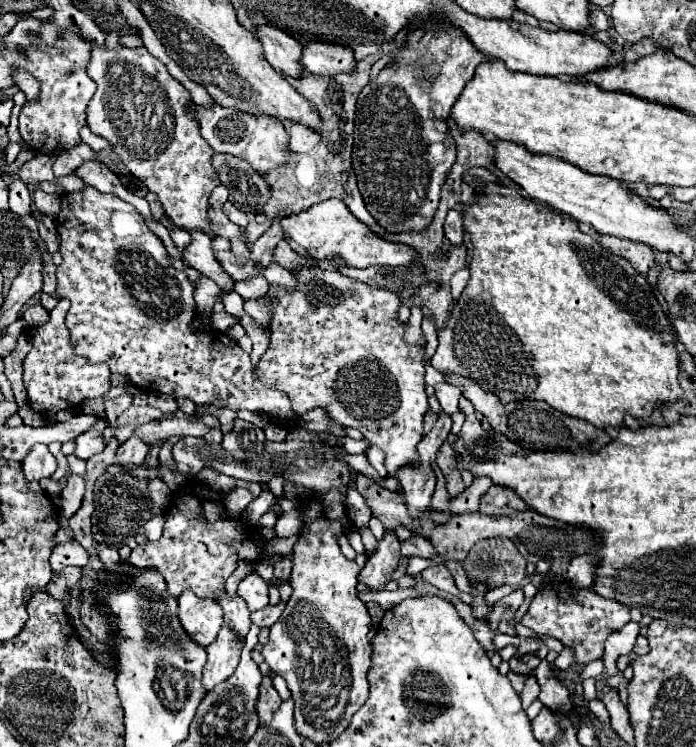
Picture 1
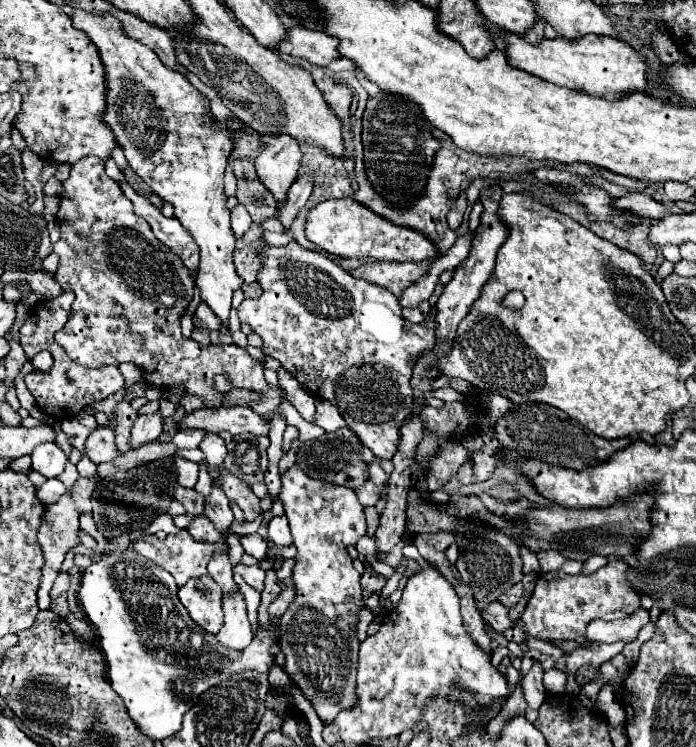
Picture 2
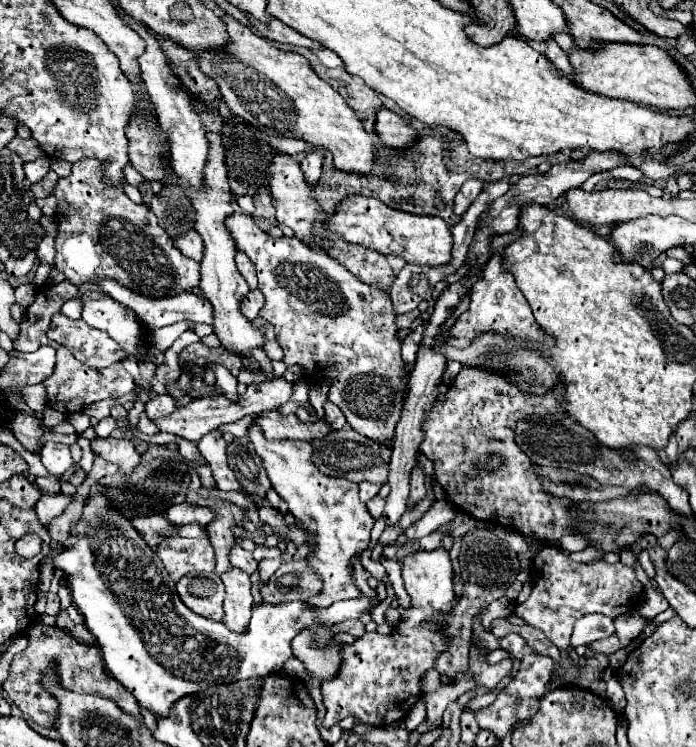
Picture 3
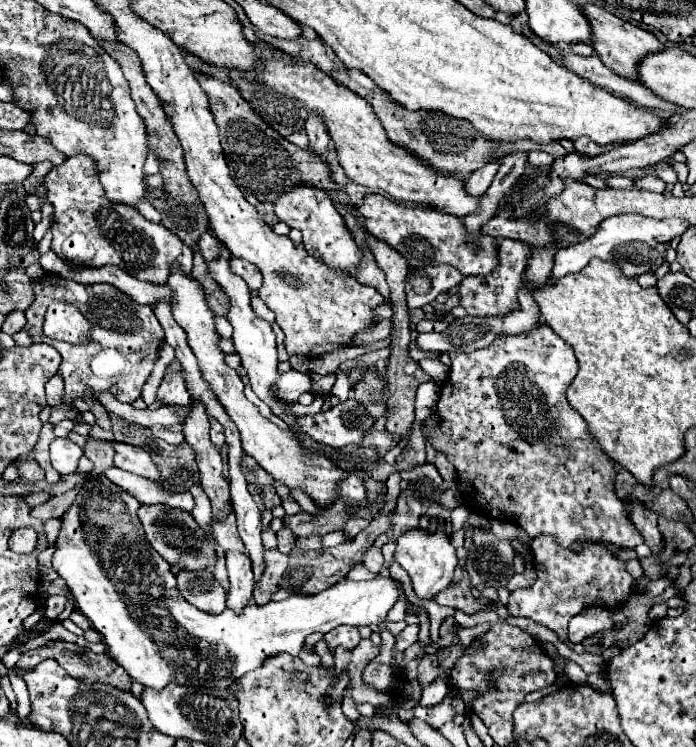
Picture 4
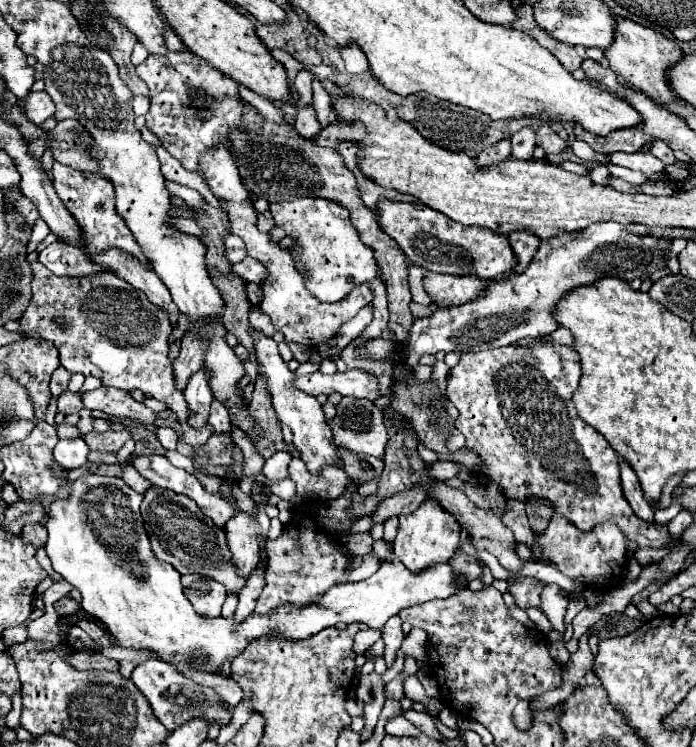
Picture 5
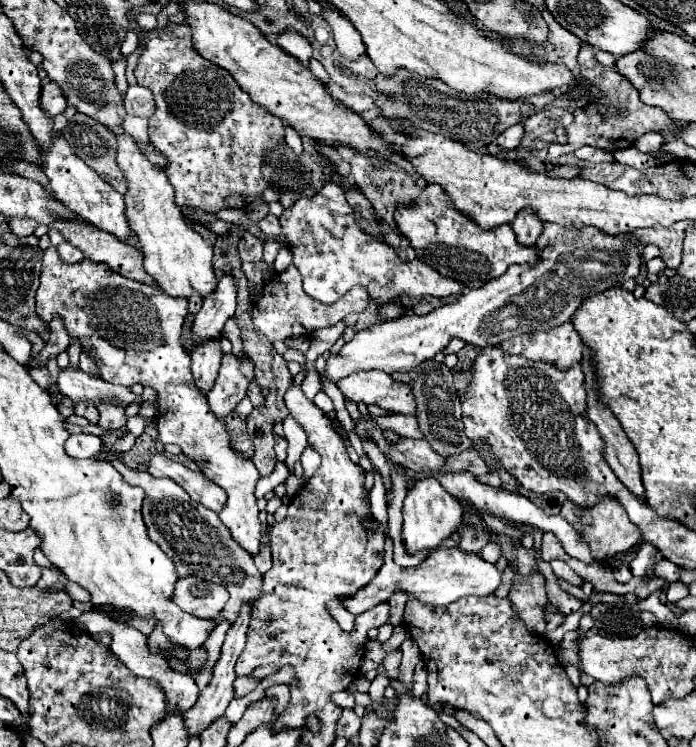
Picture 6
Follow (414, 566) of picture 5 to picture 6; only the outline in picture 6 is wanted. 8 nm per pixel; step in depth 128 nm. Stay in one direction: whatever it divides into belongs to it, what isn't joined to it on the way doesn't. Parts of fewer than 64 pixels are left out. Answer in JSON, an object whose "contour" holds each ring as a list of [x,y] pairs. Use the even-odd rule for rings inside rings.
{"contour":[[[426,478],[426,480],[416,482],[416,486],[408,492],[408,496],[404,500],[404,508],[402,508],[404,548],[410,554],[416,554],[420,550],[438,548],[446,538],[450,538],[460,528],[462,514],[464,514],[462,504],[452,494],[448,494],[438,480]]]}

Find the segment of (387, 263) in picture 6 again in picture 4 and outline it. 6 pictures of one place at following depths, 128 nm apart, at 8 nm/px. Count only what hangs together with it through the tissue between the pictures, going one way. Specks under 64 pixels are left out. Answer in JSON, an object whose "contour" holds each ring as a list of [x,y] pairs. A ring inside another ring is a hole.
{"contour":[[[298,184],[292,188],[292,192],[284,192],[276,202],[274,202],[274,212],[280,222],[288,224],[290,228],[298,228],[302,232],[302,240],[306,250],[316,256],[318,260],[326,262],[332,268],[344,270],[354,274],[360,266],[360,248],[354,242],[352,234],[344,228],[342,216],[336,212],[330,196],[322,192],[320,188],[312,188],[310,184]],[[500,240],[498,252],[498,268],[494,268],[488,276],[484,276],[480,282],[480,276],[466,276],[460,282],[460,304],[466,308],[470,316],[504,316],[508,312],[514,312],[518,304],[518,290],[522,288],[522,272],[528,260],[528,244],[522,244],[518,240]]]}

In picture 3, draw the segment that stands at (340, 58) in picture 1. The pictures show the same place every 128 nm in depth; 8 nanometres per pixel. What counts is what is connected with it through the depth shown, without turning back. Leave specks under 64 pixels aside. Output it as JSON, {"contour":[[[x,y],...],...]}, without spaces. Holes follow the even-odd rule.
{"contour":[[[250,18],[250,22],[252,22],[252,26],[258,28],[258,34],[262,38],[266,38],[266,40],[274,40],[274,42],[282,42],[282,44],[292,44],[292,46],[304,46],[308,50],[320,50],[322,48],[322,44],[318,44],[318,42],[302,36],[300,32],[292,30],[290,26],[284,26],[276,18],[272,18],[268,22],[268,26],[264,26],[264,24],[260,24],[258,20],[252,20],[252,18]]]}

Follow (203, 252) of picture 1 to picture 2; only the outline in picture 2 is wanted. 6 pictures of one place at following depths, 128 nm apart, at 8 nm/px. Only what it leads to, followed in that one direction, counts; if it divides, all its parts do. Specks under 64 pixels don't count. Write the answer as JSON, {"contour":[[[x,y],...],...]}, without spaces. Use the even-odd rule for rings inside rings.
{"contour":[[[118,182],[118,186],[122,188],[124,196],[134,204],[134,212],[150,224],[154,236],[162,244],[166,244],[184,262],[186,268],[196,270],[200,264],[200,258],[198,258],[200,250],[198,250],[198,244],[192,240],[192,236],[182,228],[182,224],[176,218],[164,218],[160,208],[152,206],[146,196],[136,194],[128,182]]]}

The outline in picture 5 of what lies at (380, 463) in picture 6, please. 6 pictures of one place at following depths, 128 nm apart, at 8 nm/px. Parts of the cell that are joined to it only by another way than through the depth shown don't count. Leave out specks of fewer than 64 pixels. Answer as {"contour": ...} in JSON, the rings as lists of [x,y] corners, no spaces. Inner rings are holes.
{"contour":[[[398,518],[386,520],[386,522],[384,522],[384,536],[382,536],[382,540],[384,540],[386,544],[392,542],[392,540],[396,538],[396,532],[398,532]]]}

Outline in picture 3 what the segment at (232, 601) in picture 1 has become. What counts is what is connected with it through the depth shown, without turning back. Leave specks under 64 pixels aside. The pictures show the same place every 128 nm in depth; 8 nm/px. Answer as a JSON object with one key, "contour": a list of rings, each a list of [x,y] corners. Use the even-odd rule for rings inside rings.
{"contour":[[[210,498],[216,506],[218,506],[218,518],[206,526],[206,532],[210,536],[210,544],[214,548],[214,556],[216,556],[216,574],[224,574],[232,568],[230,560],[228,560],[228,552],[234,544],[234,536],[230,532],[230,526],[234,524],[232,514],[230,514],[230,502],[222,500],[222,498]]]}

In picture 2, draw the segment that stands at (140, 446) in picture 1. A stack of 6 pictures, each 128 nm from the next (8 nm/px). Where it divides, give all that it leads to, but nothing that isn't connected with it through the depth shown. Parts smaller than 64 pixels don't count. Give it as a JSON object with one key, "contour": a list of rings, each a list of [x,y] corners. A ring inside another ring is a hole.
{"contour":[[[160,414],[138,416],[134,426],[132,426],[132,436],[130,436],[128,446],[132,450],[136,450],[140,446],[146,446],[146,444],[158,440],[158,436],[162,434],[162,424],[164,424],[164,420]]]}

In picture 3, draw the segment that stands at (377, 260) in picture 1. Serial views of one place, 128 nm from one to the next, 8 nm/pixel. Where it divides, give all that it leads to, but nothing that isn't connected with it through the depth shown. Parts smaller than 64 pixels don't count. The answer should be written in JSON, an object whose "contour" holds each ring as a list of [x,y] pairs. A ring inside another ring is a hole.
{"contour":[[[360,194],[346,196],[336,208],[332,218],[324,220],[324,228],[342,236],[348,244],[358,244],[380,254],[392,254],[404,258],[408,264],[440,266],[452,258],[452,234],[442,218],[412,216],[394,208],[388,208],[376,198],[364,198]]]}

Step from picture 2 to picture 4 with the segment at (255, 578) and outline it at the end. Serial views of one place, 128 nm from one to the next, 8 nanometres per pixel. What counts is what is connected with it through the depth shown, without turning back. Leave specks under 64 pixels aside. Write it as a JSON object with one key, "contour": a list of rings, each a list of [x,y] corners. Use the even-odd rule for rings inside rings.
{"contour":[[[234,514],[228,516],[224,522],[214,522],[212,524],[212,534],[214,534],[214,540],[226,550],[226,552],[242,552],[242,554],[248,554],[240,536],[238,536],[238,530],[236,530],[236,518]]]}

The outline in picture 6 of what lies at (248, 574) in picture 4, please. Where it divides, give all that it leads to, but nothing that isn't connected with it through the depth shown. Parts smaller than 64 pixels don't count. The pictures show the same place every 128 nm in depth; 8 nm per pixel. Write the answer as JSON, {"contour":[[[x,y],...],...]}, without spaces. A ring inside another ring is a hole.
{"contour":[[[48,248],[42,256],[40,288],[36,290],[36,314],[40,320],[44,320],[48,330],[52,318],[64,320],[68,336],[80,340],[82,350],[96,362],[102,380],[120,386],[130,386],[132,382],[156,390],[160,442],[178,444],[198,464],[202,474],[228,494],[220,520],[228,526],[232,538],[248,554],[256,556],[260,546],[260,520],[254,486],[260,474],[252,458],[242,458],[230,448],[224,420],[218,420],[210,412],[206,396],[194,384],[190,354],[180,346],[186,312],[188,300],[172,298],[158,286],[128,280],[104,264],[94,264],[86,258],[80,264],[64,264],[56,248]]]}

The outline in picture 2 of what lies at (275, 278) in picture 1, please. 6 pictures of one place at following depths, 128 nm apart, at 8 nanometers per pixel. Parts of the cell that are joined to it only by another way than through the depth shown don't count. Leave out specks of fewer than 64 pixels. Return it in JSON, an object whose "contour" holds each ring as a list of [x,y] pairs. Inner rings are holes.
{"contour":[[[244,246],[244,248],[236,248],[234,250],[234,266],[238,276],[244,282],[254,282],[260,268],[262,268],[262,260],[258,258],[258,248],[256,246]]]}

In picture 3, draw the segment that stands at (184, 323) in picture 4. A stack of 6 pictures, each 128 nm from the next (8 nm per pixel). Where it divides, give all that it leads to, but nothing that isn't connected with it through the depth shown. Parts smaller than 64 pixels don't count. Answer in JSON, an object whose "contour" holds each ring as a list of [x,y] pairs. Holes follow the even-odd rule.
{"contour":[[[208,366],[208,368],[212,368],[214,370],[214,374],[216,374],[216,384],[224,390],[224,396],[228,396],[228,398],[232,398],[232,400],[236,400],[236,384],[238,384],[238,380],[224,368],[224,366]],[[256,426],[248,430],[248,436],[264,462],[272,488],[288,504],[290,514],[296,518],[296,526],[300,526],[308,534],[306,542],[312,548],[312,552],[308,554],[308,562],[310,568],[322,580],[322,590],[316,594],[316,598],[306,600],[308,606],[324,608],[338,600],[350,600],[360,596],[360,590],[352,578],[350,558],[368,548],[374,520],[358,498],[358,486],[344,478],[330,478],[320,474],[318,468],[310,462],[312,456],[310,442],[304,440],[270,442],[262,436],[262,432]]]}

